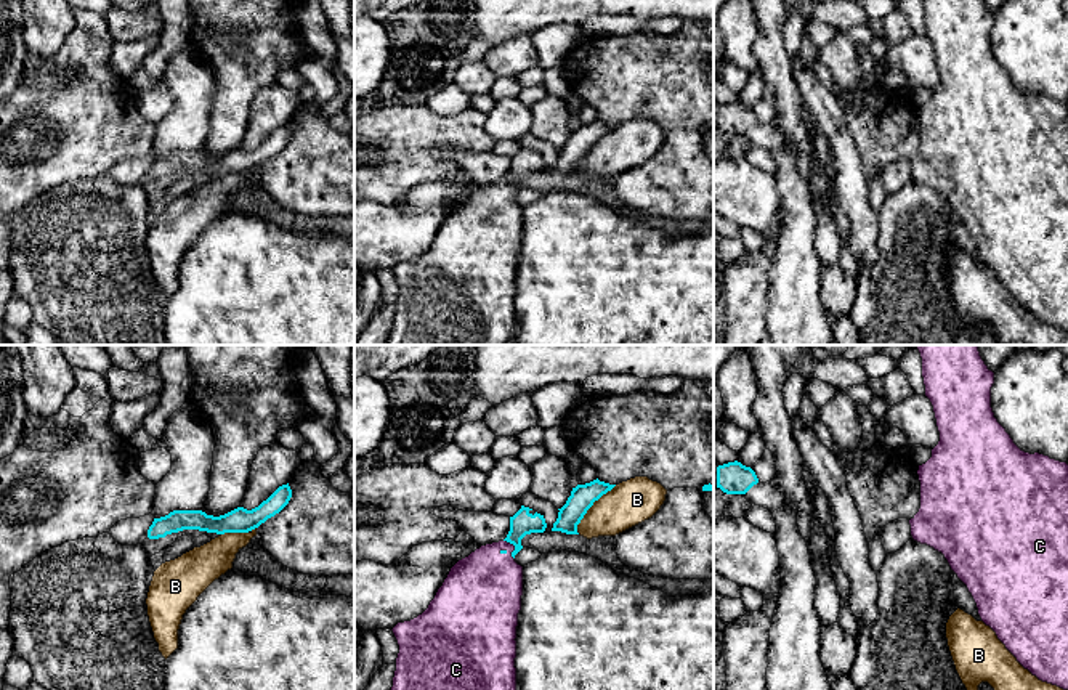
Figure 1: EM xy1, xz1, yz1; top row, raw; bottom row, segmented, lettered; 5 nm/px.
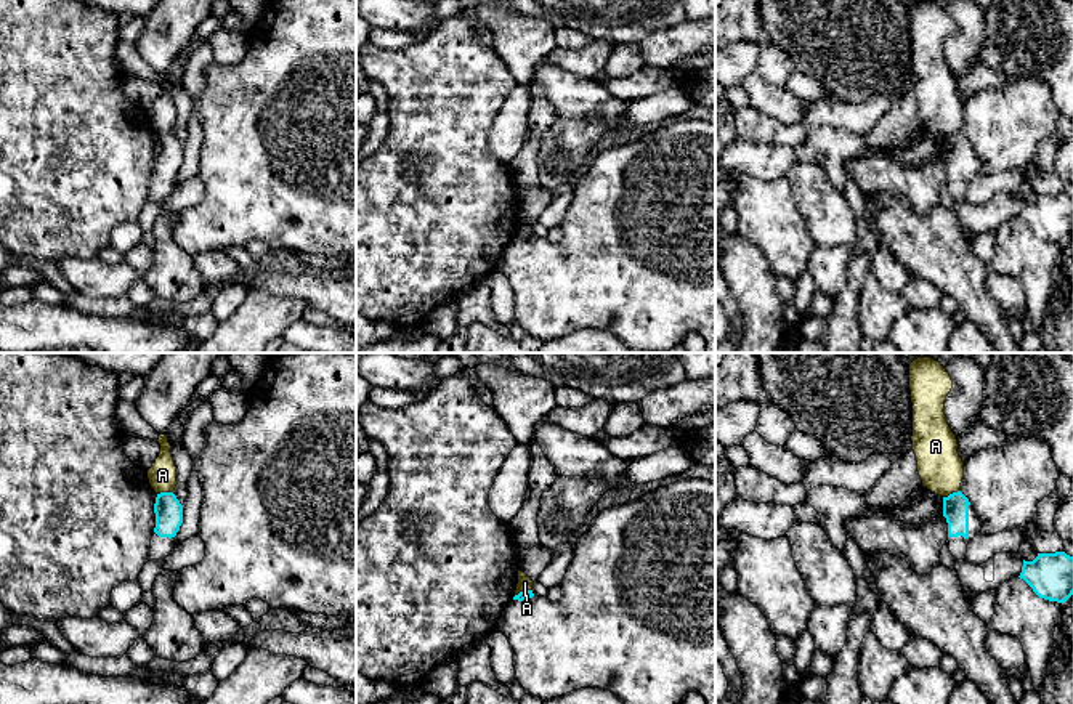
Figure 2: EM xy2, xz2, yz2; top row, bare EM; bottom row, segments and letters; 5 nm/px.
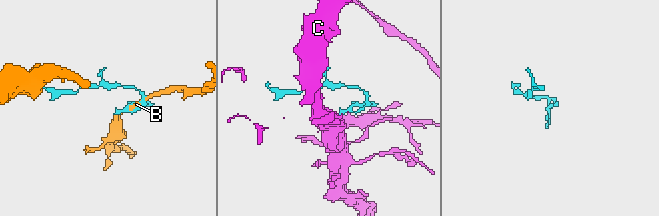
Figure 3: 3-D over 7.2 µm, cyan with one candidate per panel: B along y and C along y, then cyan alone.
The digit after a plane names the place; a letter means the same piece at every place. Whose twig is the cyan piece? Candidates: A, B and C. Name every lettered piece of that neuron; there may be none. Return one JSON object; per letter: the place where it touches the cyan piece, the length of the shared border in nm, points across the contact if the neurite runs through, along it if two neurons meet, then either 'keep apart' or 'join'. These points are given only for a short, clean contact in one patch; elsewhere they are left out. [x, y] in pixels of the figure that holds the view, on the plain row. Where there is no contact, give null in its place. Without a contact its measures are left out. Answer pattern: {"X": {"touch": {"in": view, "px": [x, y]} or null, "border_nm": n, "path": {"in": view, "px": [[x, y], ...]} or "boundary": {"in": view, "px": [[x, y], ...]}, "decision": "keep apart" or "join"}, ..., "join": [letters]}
{"A": {"touch": {"in": "xz2", "px": [523, 231]}, "border_nm": 90, "boundary": {"in": "xz2", "px": [[531, 230], [523, 230], [515, 236]]}, "decision": "keep apart"}, "B": {"touch": {"in": "xz1", "px": [590, 146]}, "border_nm": 320, "decision": "keep apart"}, "C": {"touch": {"in": "xz1", "px": [515, 188]}, "border_nm": 120, "path": {"in": "xz1", "px": [[521, 164], [515, 175], [515, 188], [491, 212], [486, 228]]}, "decision": "join"}, "join": ["C"]}

